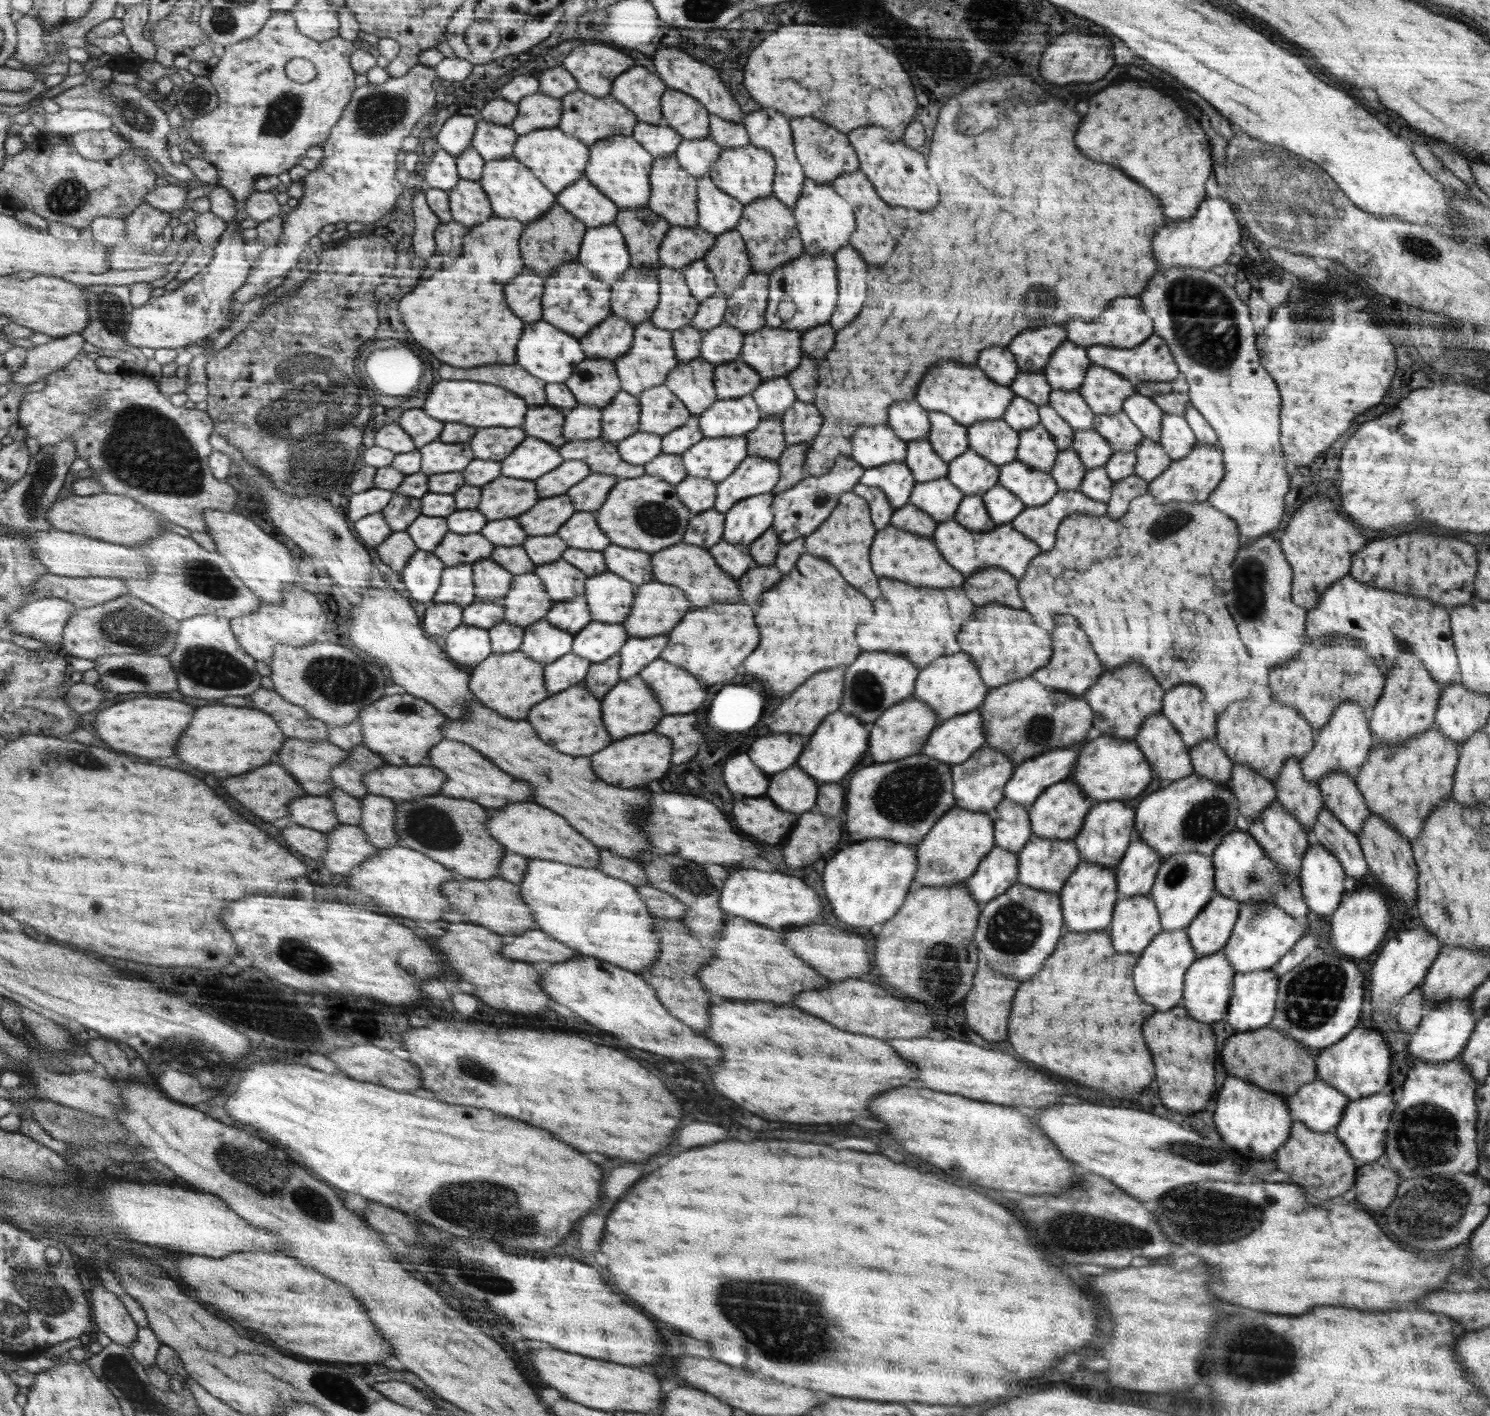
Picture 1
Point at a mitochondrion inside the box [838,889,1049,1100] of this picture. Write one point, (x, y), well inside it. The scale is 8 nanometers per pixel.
(1014, 929)

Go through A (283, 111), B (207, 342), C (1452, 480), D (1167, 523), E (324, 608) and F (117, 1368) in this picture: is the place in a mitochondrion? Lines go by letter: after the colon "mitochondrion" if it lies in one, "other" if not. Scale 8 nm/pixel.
A: mitochondrion
B: other
C: other
D: mitochondrion
E: other
F: mitochondrion

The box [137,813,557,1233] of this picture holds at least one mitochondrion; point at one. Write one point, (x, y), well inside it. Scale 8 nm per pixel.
(253, 1165)

